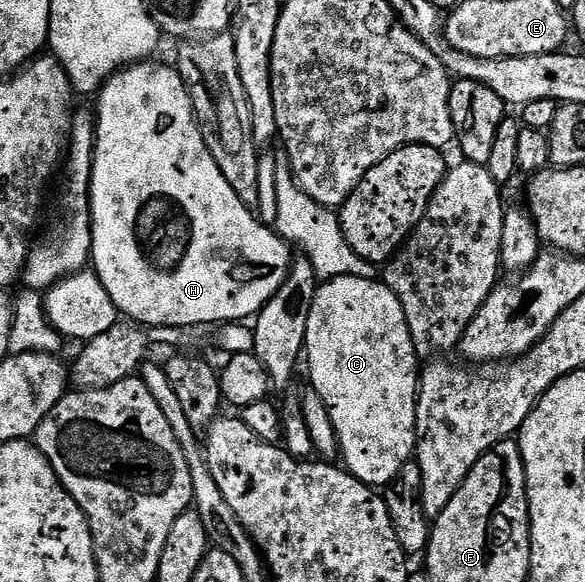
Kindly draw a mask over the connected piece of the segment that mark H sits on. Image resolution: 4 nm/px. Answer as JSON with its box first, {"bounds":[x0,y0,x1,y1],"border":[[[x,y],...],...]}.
{"bounds":[90,63,294,328],"border":[[[137,63],[119,73],[115,77],[108,78],[99,90],[100,97],[100,118],[95,118],[96,127],[96,151],[92,157],[92,186],[90,187],[90,207],[92,208],[92,260],[91,268],[94,270],[96,277],[101,281],[102,287],[109,293],[110,299],[116,304],[117,309],[123,316],[129,317],[132,321],[141,321],[144,327],[149,326],[172,326],[174,328],[193,327],[192,325],[212,325],[215,321],[219,323],[244,323],[249,319],[255,318],[260,310],[264,308],[264,304],[268,302],[275,293],[284,286],[284,281],[288,278],[288,271],[292,267],[294,260],[293,250],[287,241],[283,239],[275,230],[269,227],[265,222],[261,221],[259,216],[249,206],[242,203],[240,196],[234,191],[234,187],[230,187],[230,183],[226,183],[226,175],[222,175],[222,171],[218,167],[218,163],[214,159],[214,155],[210,155],[208,145],[204,141],[204,133],[200,130],[200,123],[196,120],[196,108],[192,106],[192,97],[188,93],[188,85],[180,78],[179,72],[175,68],[172,69],[168,65],[152,65],[153,63]]]}

